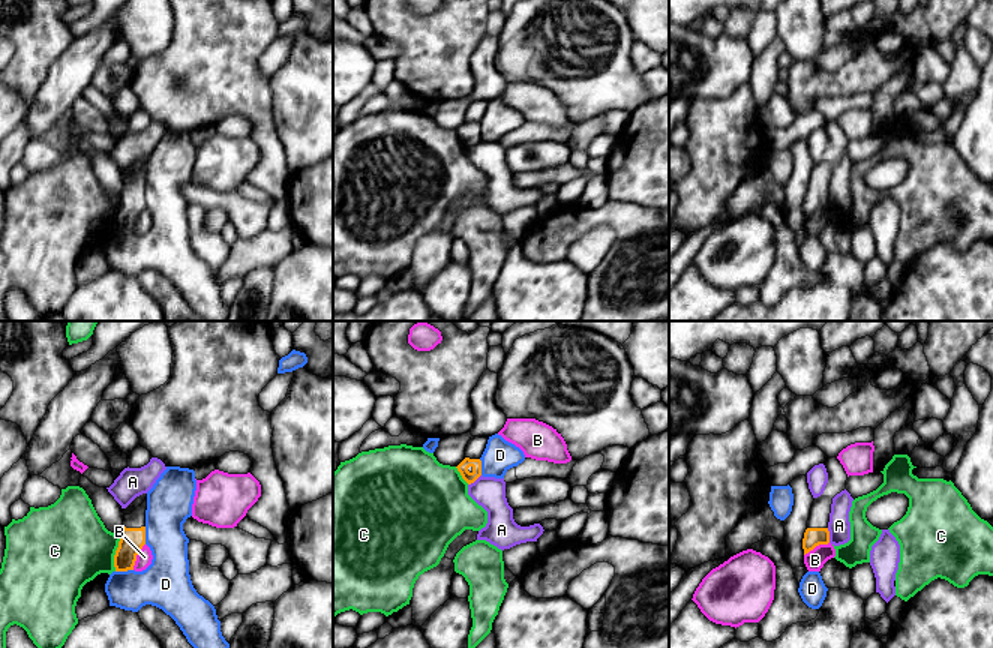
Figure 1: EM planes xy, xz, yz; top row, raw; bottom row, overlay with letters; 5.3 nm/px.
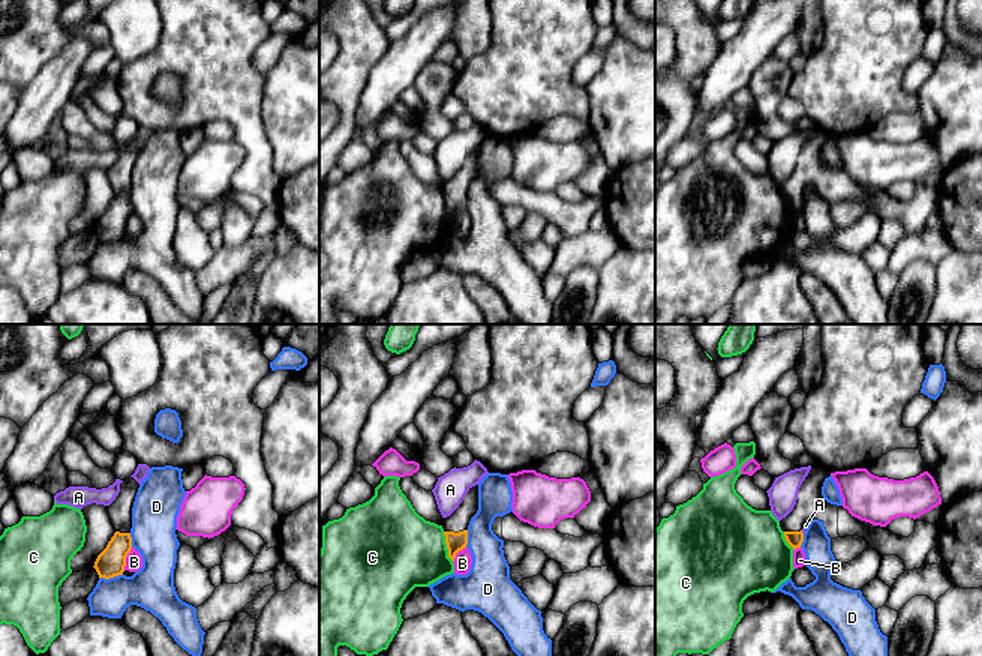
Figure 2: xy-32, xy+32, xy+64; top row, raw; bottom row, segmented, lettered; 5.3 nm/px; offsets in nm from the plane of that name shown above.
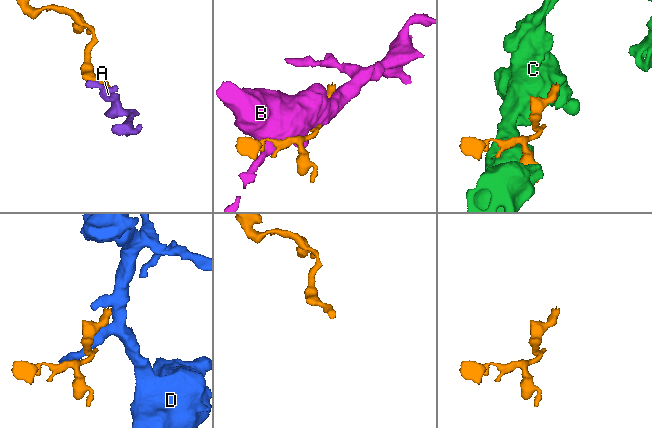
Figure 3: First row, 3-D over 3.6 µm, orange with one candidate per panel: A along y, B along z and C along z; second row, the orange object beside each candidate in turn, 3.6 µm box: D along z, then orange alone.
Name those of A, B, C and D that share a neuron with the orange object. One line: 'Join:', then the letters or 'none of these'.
Join: none of these

